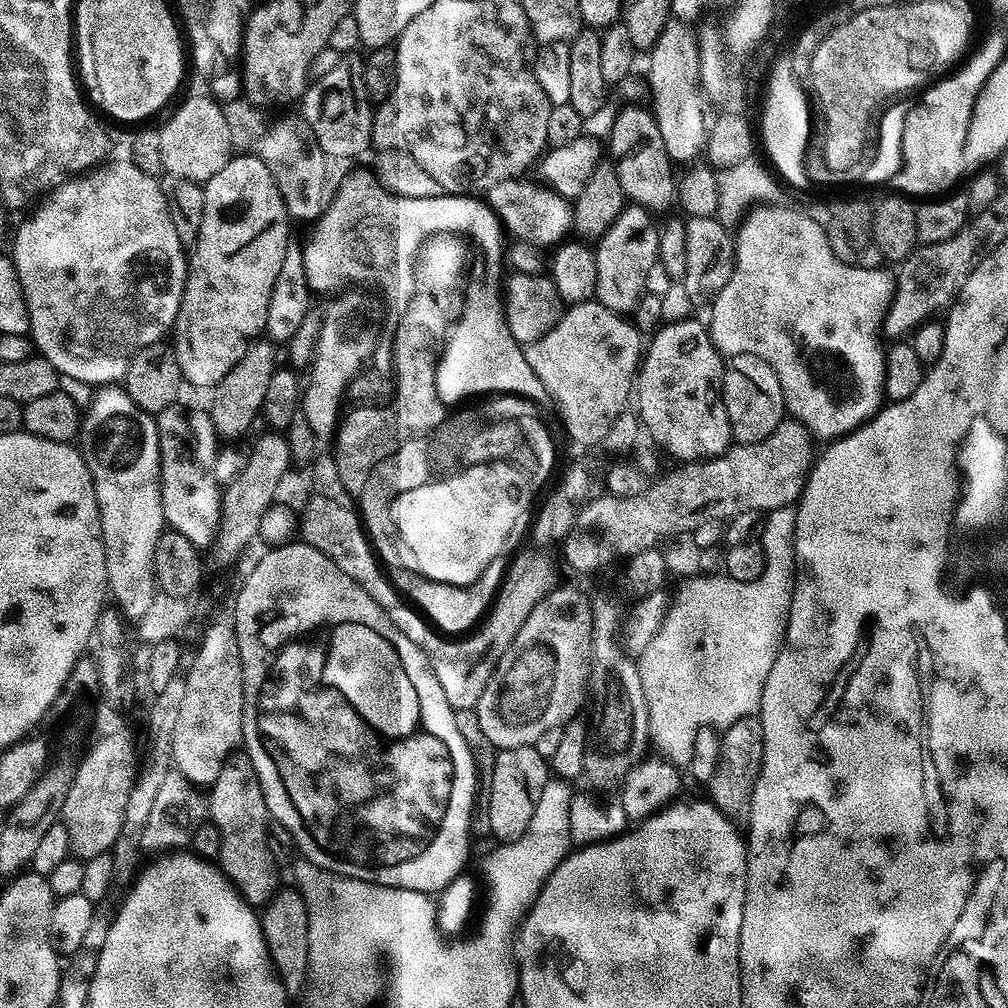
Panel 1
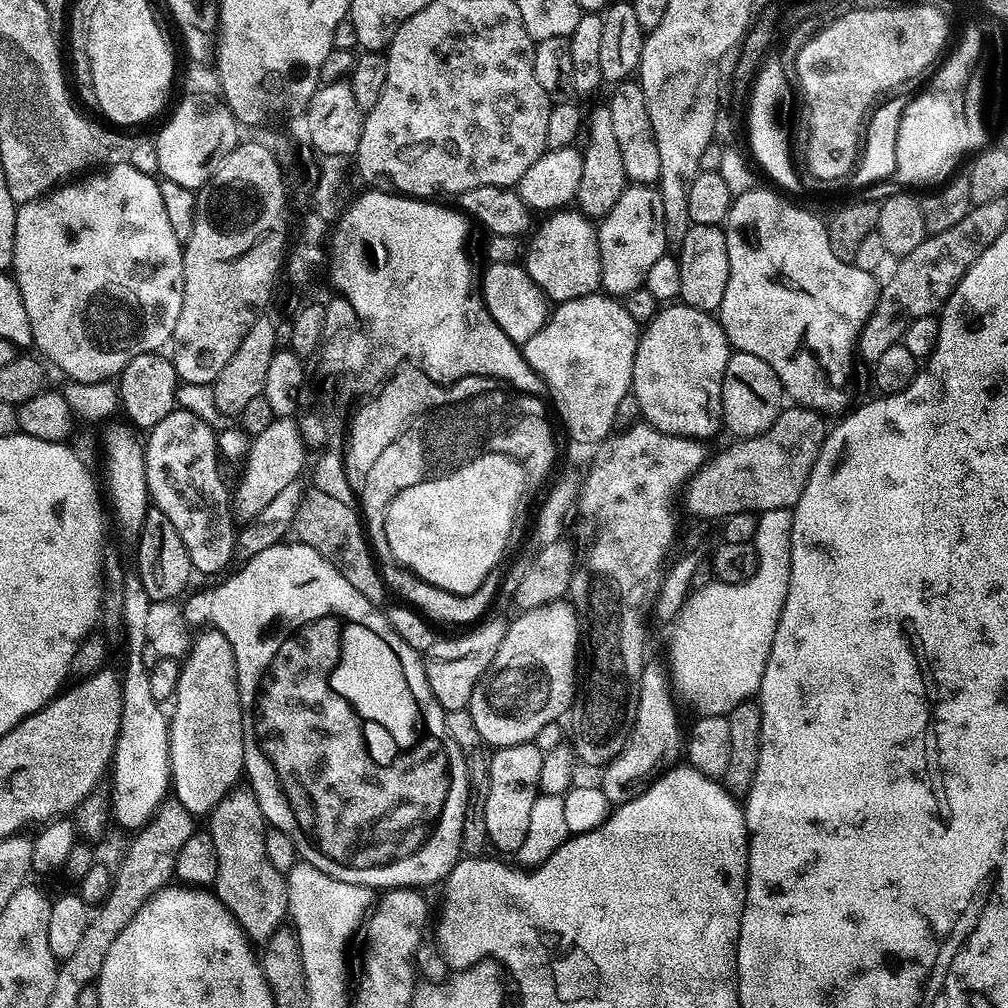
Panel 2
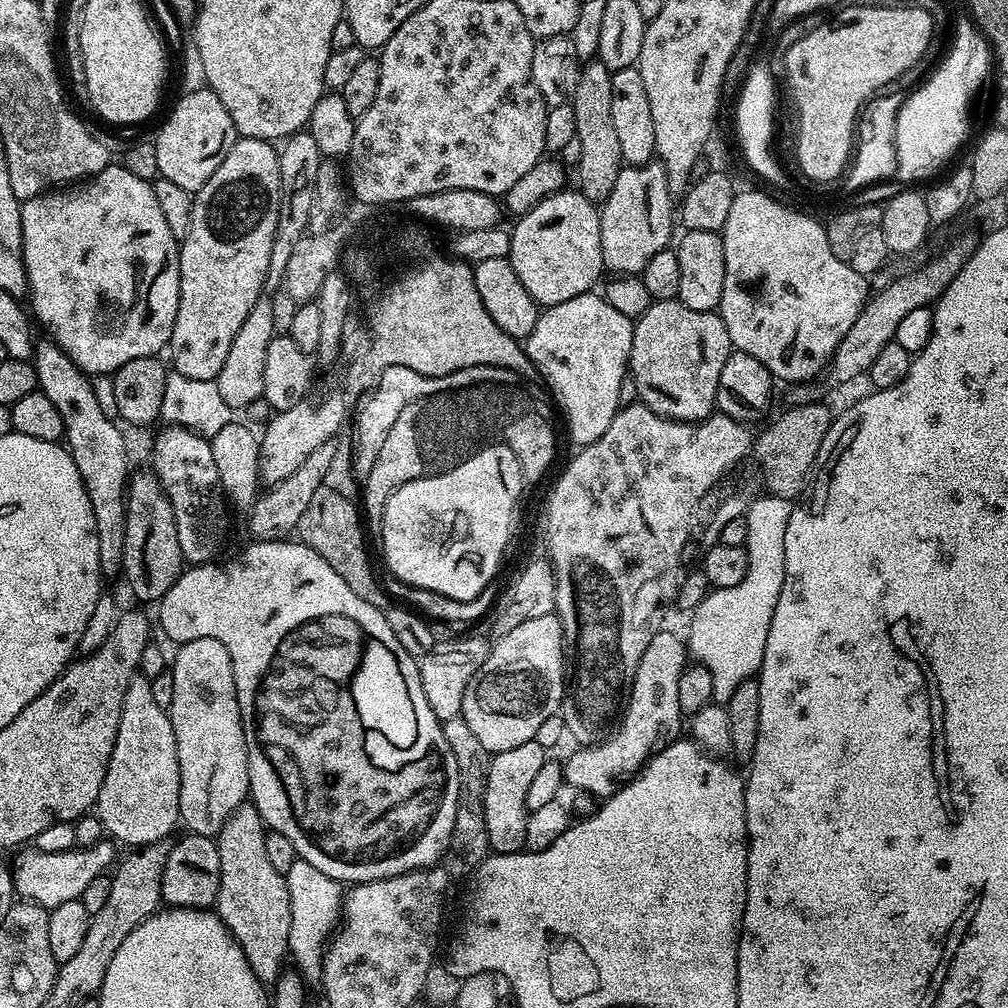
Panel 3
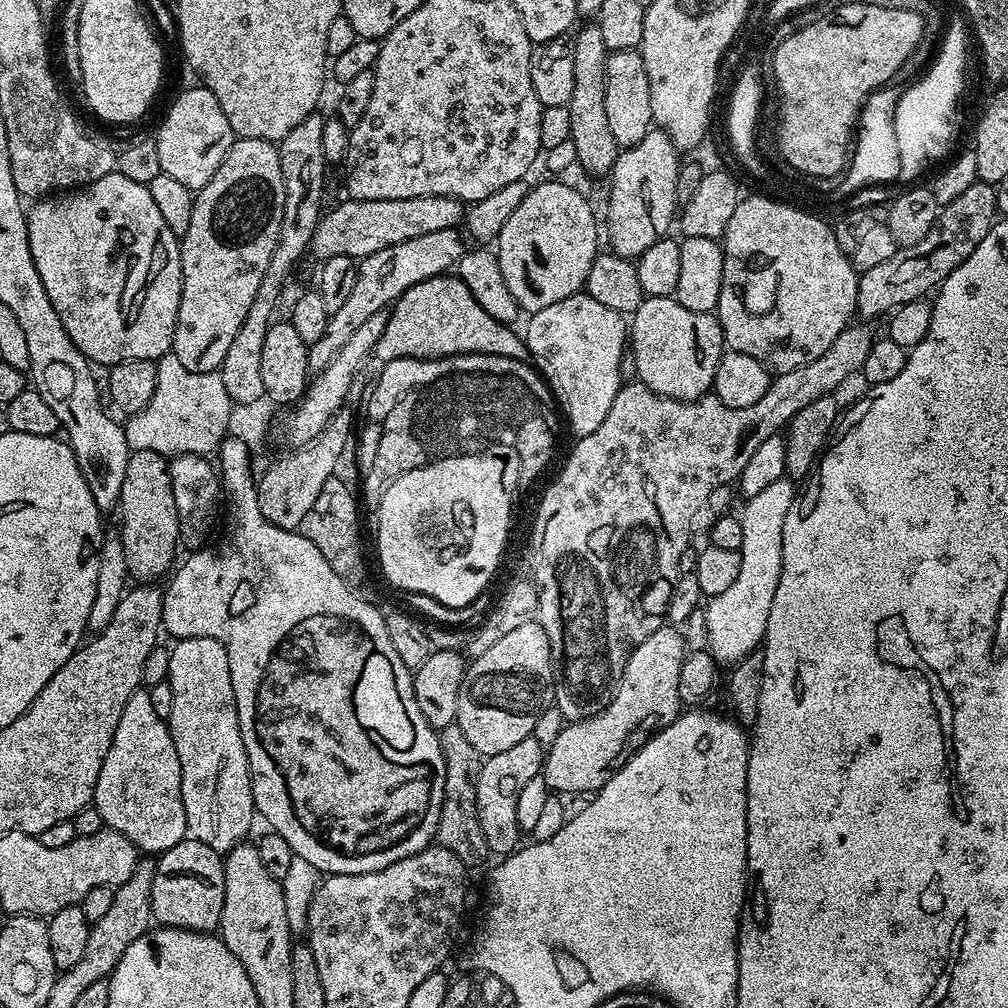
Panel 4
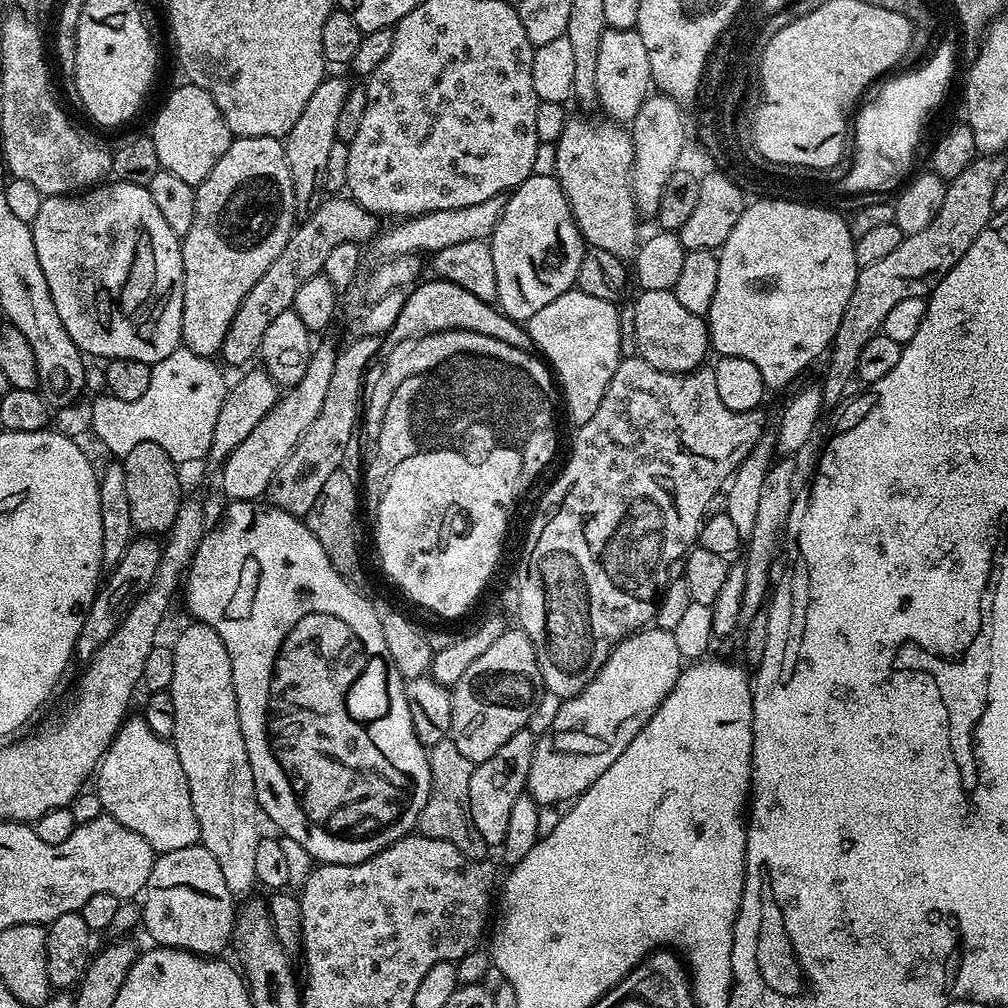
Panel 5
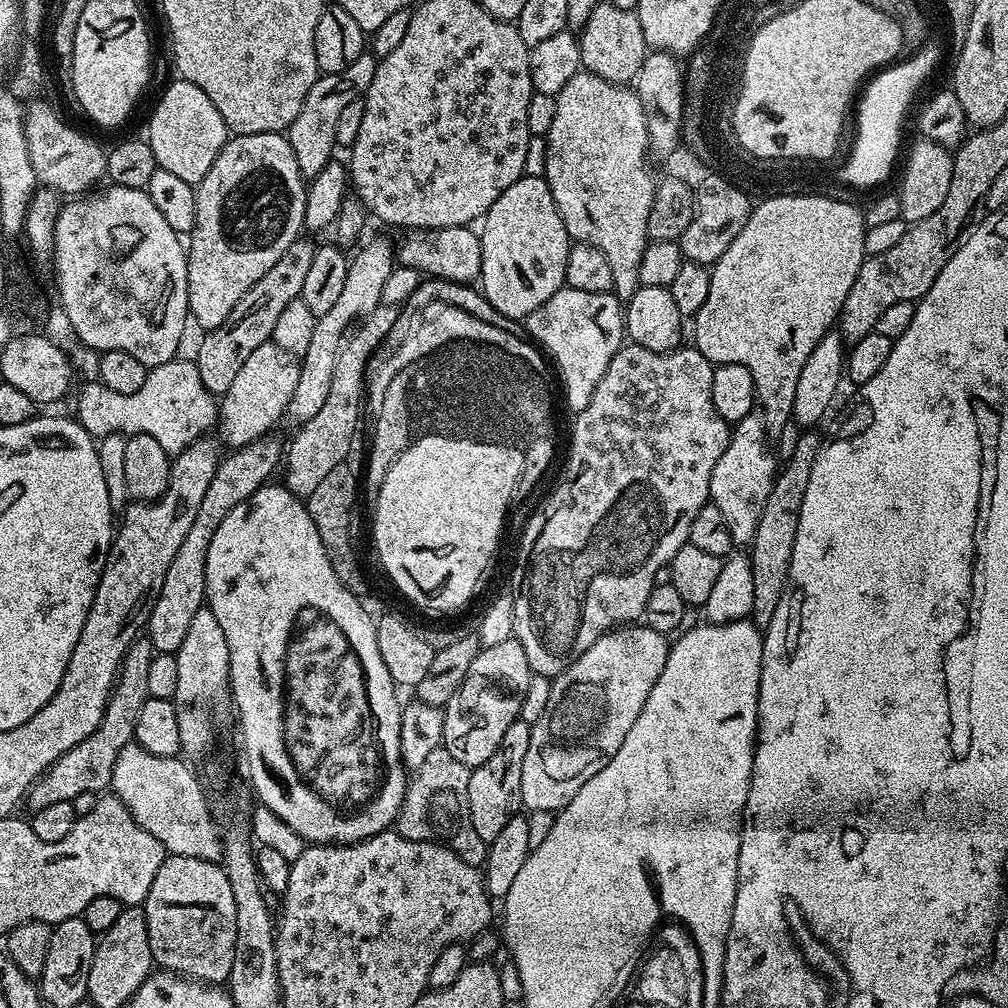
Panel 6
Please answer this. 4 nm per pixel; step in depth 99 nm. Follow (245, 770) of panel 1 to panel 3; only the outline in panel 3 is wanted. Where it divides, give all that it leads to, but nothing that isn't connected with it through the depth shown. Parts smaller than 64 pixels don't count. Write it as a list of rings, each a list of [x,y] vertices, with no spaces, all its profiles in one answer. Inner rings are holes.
[[[245,802],[230,814],[228,821],[215,837],[218,846],[218,862],[220,863],[220,885],[214,911],[221,922],[228,927],[230,934],[242,946],[242,954],[246,954],[246,962],[250,962],[250,970],[265,986],[276,983],[282,969],[285,967],[284,956],[289,955],[288,939],[290,938],[290,890],[285,876],[274,870],[274,865],[266,855],[266,825],[260,816],[260,811],[251,802]]]

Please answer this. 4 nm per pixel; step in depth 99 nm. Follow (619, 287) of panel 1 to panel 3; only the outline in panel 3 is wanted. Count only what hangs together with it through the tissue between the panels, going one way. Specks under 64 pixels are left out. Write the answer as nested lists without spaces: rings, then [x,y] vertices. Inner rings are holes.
[[[659,162],[621,167],[614,190],[600,208],[602,258],[609,273],[635,276],[643,273],[646,262],[669,247],[674,224],[674,197],[668,189],[668,171]]]

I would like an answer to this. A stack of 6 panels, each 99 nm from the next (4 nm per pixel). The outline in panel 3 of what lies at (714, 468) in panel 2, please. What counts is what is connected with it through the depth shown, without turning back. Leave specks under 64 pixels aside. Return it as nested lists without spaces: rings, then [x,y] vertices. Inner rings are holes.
[[[813,402],[810,404],[792,404],[788,409],[765,430],[757,435],[754,440],[754,457],[760,463],[760,476],[769,493],[774,496],[781,496],[790,501],[797,499],[800,491],[803,493],[809,487],[810,477],[813,475],[818,458],[818,450],[826,438],[834,419],[834,412],[824,405],[824,402]]]

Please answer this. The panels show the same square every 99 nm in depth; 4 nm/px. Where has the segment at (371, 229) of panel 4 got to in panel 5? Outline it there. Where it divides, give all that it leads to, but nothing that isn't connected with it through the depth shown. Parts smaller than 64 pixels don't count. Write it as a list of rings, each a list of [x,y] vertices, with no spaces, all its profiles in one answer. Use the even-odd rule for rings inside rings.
[[[336,194],[321,199],[318,210],[314,210],[314,214],[305,217],[293,228],[291,238],[286,246],[282,246],[282,254],[270,262],[270,270],[266,270],[266,274],[254,282],[242,306],[238,306],[238,314],[234,314],[234,322],[230,322],[230,330],[226,330],[226,338],[218,353],[219,359],[224,359],[228,364],[244,364],[251,356],[253,359],[260,351],[262,337],[270,327],[270,322],[274,322],[278,314],[291,309],[295,294],[302,284],[323,273],[326,258],[337,246],[342,246],[342,242],[367,245],[377,235],[376,220],[377,213],[367,212],[351,198]]]

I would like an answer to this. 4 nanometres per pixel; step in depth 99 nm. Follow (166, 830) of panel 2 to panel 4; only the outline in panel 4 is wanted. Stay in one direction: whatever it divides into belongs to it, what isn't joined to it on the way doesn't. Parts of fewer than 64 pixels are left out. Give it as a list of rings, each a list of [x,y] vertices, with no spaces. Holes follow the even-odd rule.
[[[137,859],[136,868],[130,874],[130,878],[126,878],[126,882],[122,882],[115,889],[114,902],[110,906],[110,910],[104,917],[91,921],[86,952],[79,964],[71,969],[73,977],[91,978],[94,974],[100,974],[104,978],[111,977],[112,971],[115,970],[122,958],[122,954],[126,952],[126,946],[130,946],[130,942],[134,942],[153,927],[152,887],[154,886],[155,873],[155,859]]]

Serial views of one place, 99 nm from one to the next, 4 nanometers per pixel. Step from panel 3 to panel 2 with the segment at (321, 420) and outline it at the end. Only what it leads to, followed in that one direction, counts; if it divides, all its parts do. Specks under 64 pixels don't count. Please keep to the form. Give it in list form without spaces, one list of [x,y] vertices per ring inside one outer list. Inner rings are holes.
[[[272,418],[257,436],[251,437],[248,454],[243,457],[244,473],[240,485],[234,488],[234,516],[237,521],[247,522],[262,514],[262,509],[286,486],[297,483],[304,468],[306,449],[300,437],[300,426],[292,418]]]

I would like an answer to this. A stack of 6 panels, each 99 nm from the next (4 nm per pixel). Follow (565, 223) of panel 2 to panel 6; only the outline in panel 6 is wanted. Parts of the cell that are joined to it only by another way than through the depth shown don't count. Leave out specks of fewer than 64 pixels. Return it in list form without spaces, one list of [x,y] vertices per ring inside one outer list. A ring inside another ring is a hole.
[[[521,176],[510,190],[506,190],[490,206],[490,210],[482,218],[484,229],[479,229],[480,245],[482,246],[482,270],[480,271],[479,287],[485,298],[501,312],[517,322],[523,321],[531,312],[538,310],[552,297],[558,289],[565,287],[566,258],[570,247],[570,237],[562,218],[558,214],[558,206],[550,194],[550,186],[543,176]]]

